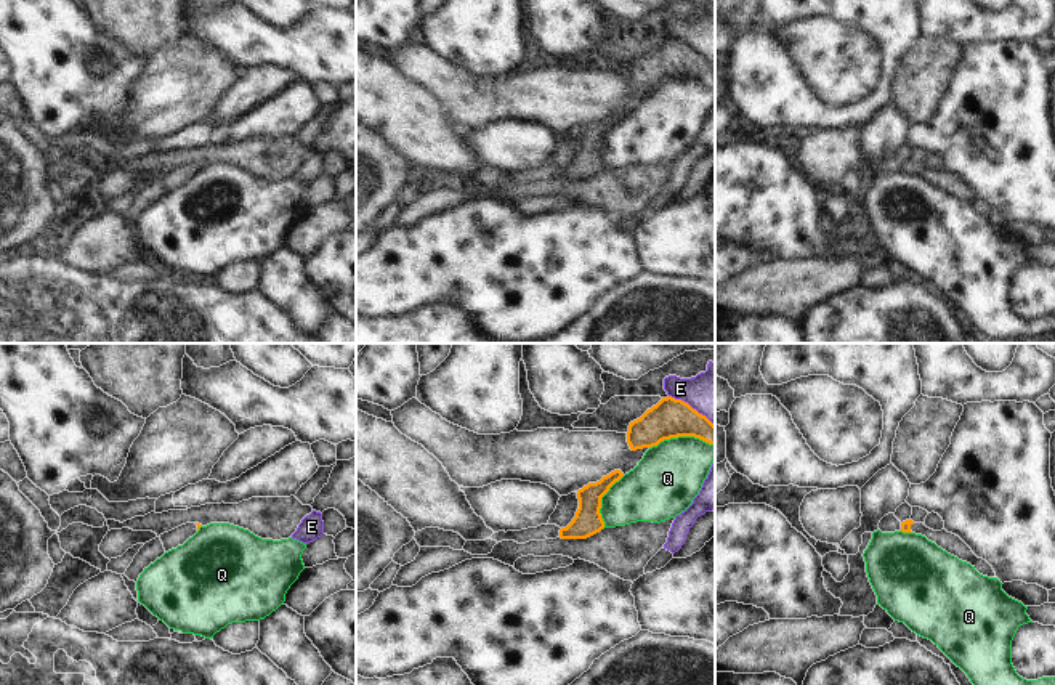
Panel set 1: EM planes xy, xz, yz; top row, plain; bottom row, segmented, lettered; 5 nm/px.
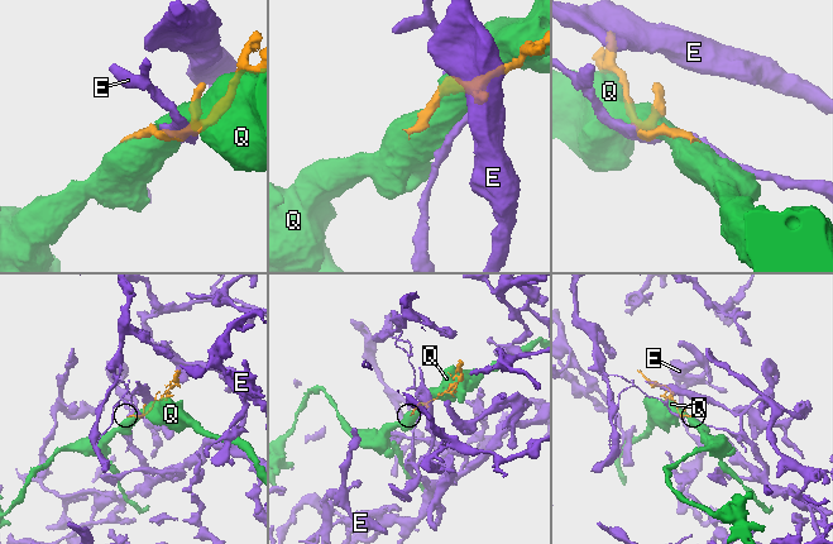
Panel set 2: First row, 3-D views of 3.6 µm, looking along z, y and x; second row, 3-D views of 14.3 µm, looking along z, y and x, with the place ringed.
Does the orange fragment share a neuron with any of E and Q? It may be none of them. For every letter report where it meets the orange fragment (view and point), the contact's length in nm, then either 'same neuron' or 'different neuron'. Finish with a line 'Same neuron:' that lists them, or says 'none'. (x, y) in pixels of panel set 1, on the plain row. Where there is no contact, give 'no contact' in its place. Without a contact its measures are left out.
E: xz (690, 47) | 280 nm | different neuron
Q: xz (682, 76) | 320 nm | different neuron
Same neuron: none

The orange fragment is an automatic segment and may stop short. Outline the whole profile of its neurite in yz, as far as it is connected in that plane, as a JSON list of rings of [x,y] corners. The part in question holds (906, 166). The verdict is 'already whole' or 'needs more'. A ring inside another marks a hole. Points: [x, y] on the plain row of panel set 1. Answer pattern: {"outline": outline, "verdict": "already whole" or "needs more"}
{"outline": [[[906,160],[901,164],[901,172],[922,175],[948,194],[970,204],[980,215],[996,218],[992,207],[986,201],[978,199],[959,176],[948,173],[946,170],[933,172],[924,164],[914,164],[912,160]]], "verdict": "needs more"}

